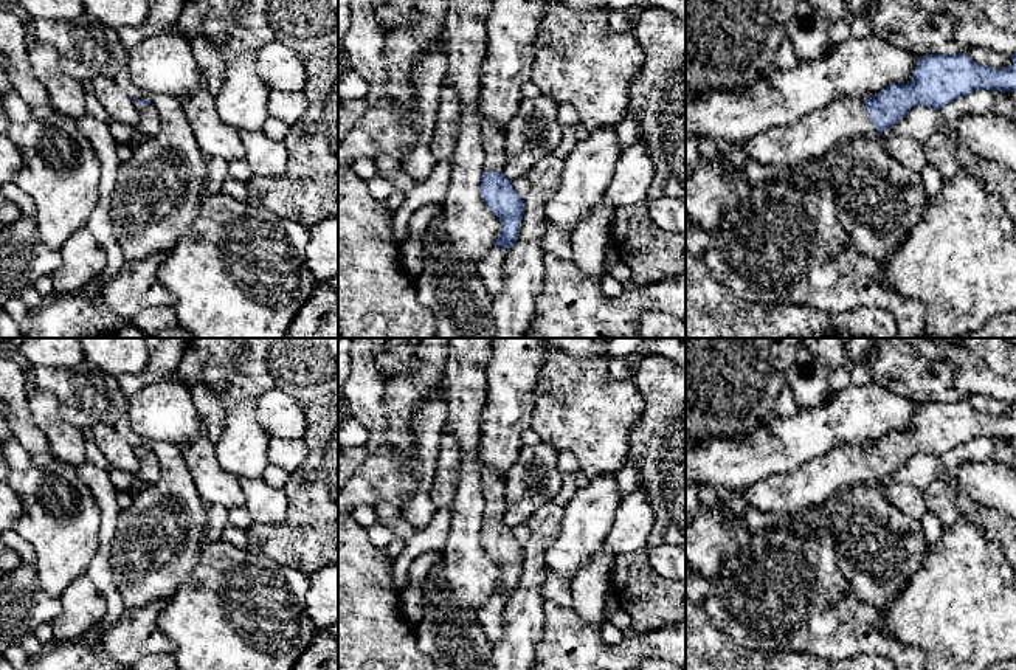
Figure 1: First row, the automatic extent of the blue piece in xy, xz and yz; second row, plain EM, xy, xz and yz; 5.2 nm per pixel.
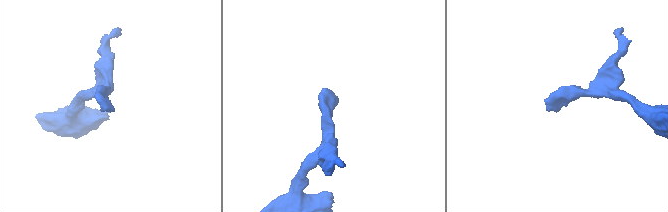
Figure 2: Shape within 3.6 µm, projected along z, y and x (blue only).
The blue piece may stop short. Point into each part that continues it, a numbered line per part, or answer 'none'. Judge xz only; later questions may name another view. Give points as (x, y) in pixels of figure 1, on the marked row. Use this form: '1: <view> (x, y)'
1: xz (494, 141)

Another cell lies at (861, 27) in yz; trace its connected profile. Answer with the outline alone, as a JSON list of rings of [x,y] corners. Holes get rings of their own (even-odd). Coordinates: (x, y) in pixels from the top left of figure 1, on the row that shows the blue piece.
[[[869,14],[867,16],[858,16],[858,19],[853,23],[850,23],[850,34],[853,37],[858,37],[858,39],[873,34],[873,29],[872,29],[869,19],[870,19]]]

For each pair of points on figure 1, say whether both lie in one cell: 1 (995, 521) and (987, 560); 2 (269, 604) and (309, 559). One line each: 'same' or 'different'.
1: different
2: different

